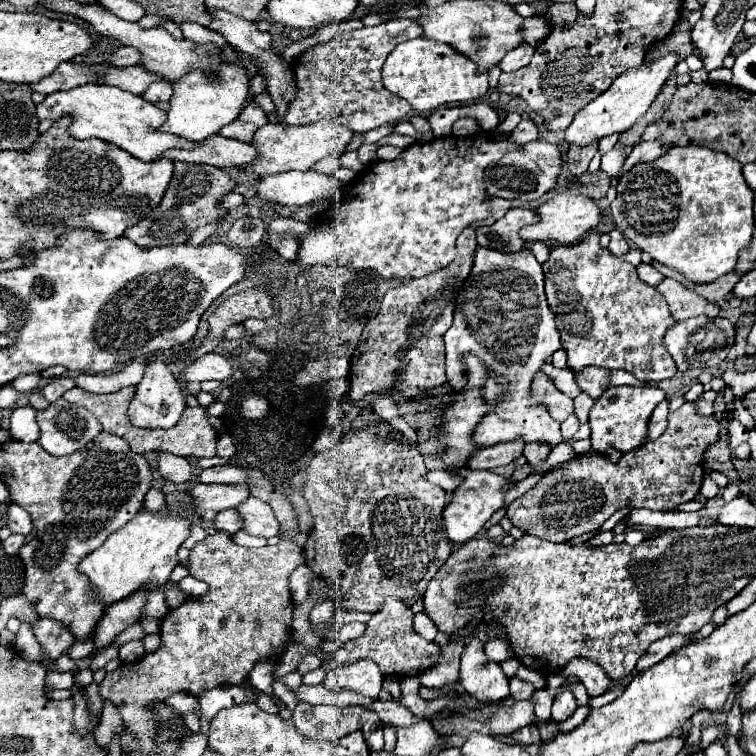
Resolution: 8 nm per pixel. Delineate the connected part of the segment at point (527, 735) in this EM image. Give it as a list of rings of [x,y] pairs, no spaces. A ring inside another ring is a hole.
[[[529,724],[529,726],[523,726],[523,728],[515,730],[511,736],[513,736],[513,740],[515,740],[517,744],[539,744],[539,742],[541,742],[539,728],[537,728],[537,726],[533,726],[533,724]]]

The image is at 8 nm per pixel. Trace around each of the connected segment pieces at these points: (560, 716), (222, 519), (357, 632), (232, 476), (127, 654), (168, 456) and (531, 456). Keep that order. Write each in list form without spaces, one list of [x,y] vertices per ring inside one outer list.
[[[563,692],[559,694],[555,700],[553,700],[553,712],[551,712],[551,718],[553,720],[567,720],[573,712],[575,712],[577,704],[575,704],[575,698],[571,692]]]
[[[235,508],[223,510],[215,518],[215,528],[217,530],[225,530],[227,534],[235,534],[237,530],[243,528],[243,518],[241,518],[241,514]]]
[[[355,622],[355,624],[345,624],[345,626],[341,626],[339,640],[341,640],[341,642],[349,642],[349,640],[361,636],[363,632],[365,632],[365,624],[359,624],[359,622]]]
[[[213,466],[213,468],[205,468],[201,470],[199,474],[199,482],[203,484],[245,484],[251,488],[251,482],[249,482],[249,476],[243,468],[237,468],[237,466]]]
[[[131,640],[119,648],[119,660],[121,662],[135,662],[145,656],[145,648],[141,640]]]
[[[157,450],[157,470],[165,480],[171,482],[191,480],[191,464],[185,458],[165,450]]]
[[[529,442],[525,446],[525,450],[523,450],[523,456],[527,458],[529,464],[537,464],[537,462],[541,462],[541,460],[547,458],[549,450],[551,450],[551,446],[545,444],[545,442]]]

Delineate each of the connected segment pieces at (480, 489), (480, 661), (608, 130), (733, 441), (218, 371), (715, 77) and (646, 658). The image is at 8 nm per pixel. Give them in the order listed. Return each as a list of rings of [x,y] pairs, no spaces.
[[[467,470],[465,482],[453,492],[451,502],[441,512],[441,522],[447,530],[449,540],[459,542],[459,544],[465,544],[467,540],[471,540],[483,528],[483,524],[493,516],[493,512],[503,506],[505,490],[509,486],[511,486],[511,482],[507,478],[497,476],[489,470],[475,470],[475,472]]]
[[[479,638],[469,640],[461,654],[459,680],[465,692],[481,702],[497,702],[509,696],[509,680],[501,666],[487,658]]]
[[[669,52],[667,56],[661,56],[651,64],[641,64],[639,68],[631,68],[625,74],[617,76],[601,96],[597,96],[591,104],[587,104],[575,114],[573,122],[565,130],[563,142],[569,146],[585,146],[595,140],[601,140],[603,136],[625,132],[627,128],[631,128],[649,110],[651,102],[657,98],[659,90],[663,88],[679,60],[681,58],[677,52]]]
[[[729,418],[727,420],[727,444],[731,450],[735,450],[741,442],[747,442],[747,428],[735,418]]]
[[[205,354],[193,364],[189,364],[185,370],[185,378],[189,382],[205,382],[205,380],[227,380],[233,376],[231,362],[221,354]]]
[[[717,68],[717,70],[709,72],[709,82],[729,84],[729,82],[731,82],[731,70],[729,70],[729,68]]]
[[[667,636],[667,638],[663,638],[663,640],[651,644],[651,646],[647,648],[647,652],[637,660],[635,670],[637,670],[637,672],[649,670],[653,664],[657,664],[659,660],[667,658],[671,652],[675,652],[677,648],[681,648],[681,646],[683,646],[683,640],[685,640],[685,636]]]

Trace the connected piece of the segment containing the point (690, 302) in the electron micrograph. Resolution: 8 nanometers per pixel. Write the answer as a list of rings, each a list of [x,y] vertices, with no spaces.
[[[665,278],[663,282],[659,282],[655,286],[655,290],[667,302],[673,320],[687,320],[687,318],[695,318],[695,316],[701,316],[701,314],[715,318],[719,314],[717,304],[707,302],[705,298],[701,298],[699,294],[685,288],[681,282],[677,282],[673,278]]]

